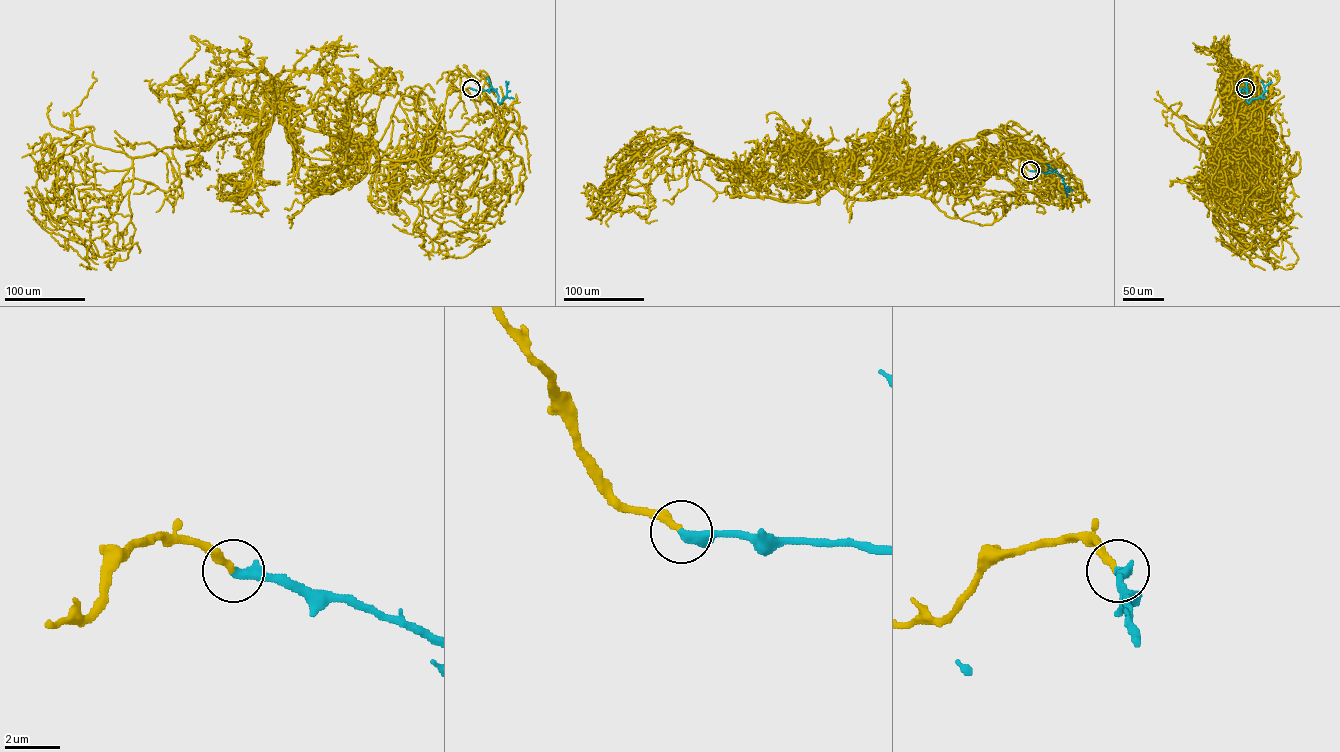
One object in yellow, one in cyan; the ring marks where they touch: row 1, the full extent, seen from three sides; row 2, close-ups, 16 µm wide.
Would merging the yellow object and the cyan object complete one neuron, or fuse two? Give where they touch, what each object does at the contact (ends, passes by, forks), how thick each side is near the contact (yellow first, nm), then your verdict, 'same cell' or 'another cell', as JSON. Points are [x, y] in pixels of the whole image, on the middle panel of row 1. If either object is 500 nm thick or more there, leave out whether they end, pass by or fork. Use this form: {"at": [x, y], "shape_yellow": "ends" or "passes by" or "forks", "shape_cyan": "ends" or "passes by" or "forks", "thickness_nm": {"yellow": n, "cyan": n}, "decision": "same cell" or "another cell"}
{"at": [1030, 170], "shape_yellow": "ends", "shape_cyan": "ends", "thickness_nm": {"yellow": 260, "cyan": 400}, "decision": "same cell"}

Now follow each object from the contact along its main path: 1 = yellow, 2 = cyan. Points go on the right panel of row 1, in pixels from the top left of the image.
1: (1245, 88), (1215, 98), (1212, 158), (1268, 150), (1263, 113), (1272, 149), (1213, 187), (1279, 257), (1260, 193)
2: (1245, 88), (1249, 103), (1252, 99), (1258, 98), (1272, 82)

